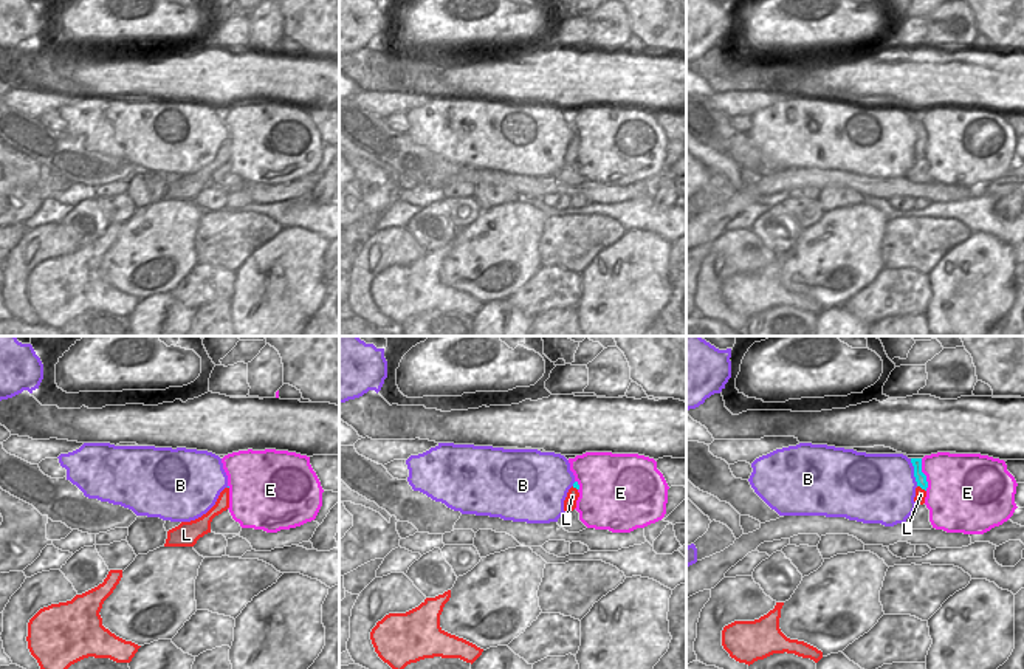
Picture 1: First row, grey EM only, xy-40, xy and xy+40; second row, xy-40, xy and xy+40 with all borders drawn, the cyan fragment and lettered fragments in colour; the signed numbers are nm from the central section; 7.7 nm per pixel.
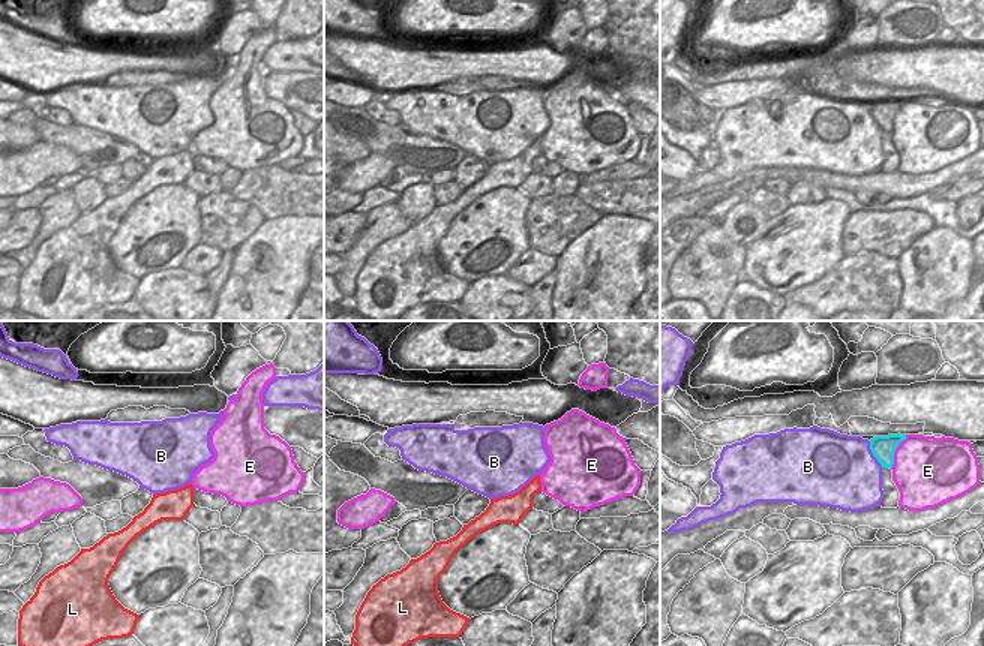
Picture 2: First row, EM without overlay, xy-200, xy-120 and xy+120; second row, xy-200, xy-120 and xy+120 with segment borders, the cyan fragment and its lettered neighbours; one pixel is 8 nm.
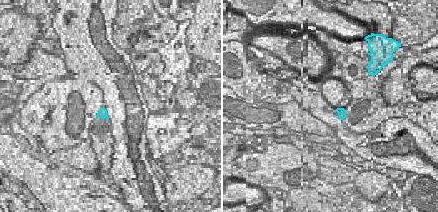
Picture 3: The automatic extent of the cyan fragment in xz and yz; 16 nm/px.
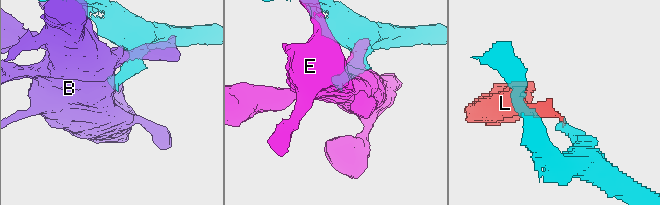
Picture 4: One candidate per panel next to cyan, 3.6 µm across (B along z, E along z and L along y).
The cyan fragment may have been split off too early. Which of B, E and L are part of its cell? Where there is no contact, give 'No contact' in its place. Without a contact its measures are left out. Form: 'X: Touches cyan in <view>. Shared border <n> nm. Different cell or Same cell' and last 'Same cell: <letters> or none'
B: Touches cyan in xy+40. Shared border 220 nm. Different cell
E: Touches cyan in xy+40. Shared border 260 nm. Different cell
L: Touches cyan in xy+40. Shared border 90 nm. Same cell
Same cell: L.

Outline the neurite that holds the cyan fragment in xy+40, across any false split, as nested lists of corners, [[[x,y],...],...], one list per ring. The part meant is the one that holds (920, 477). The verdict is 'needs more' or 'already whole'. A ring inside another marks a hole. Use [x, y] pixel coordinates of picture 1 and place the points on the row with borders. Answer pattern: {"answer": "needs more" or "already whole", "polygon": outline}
{"answer": "needs more", "polygon": [[[911,458],[911,463],[914,466],[914,477],[917,482],[914,502],[916,505],[923,505],[926,497],[928,482],[926,475],[922,472],[922,458]]]}

